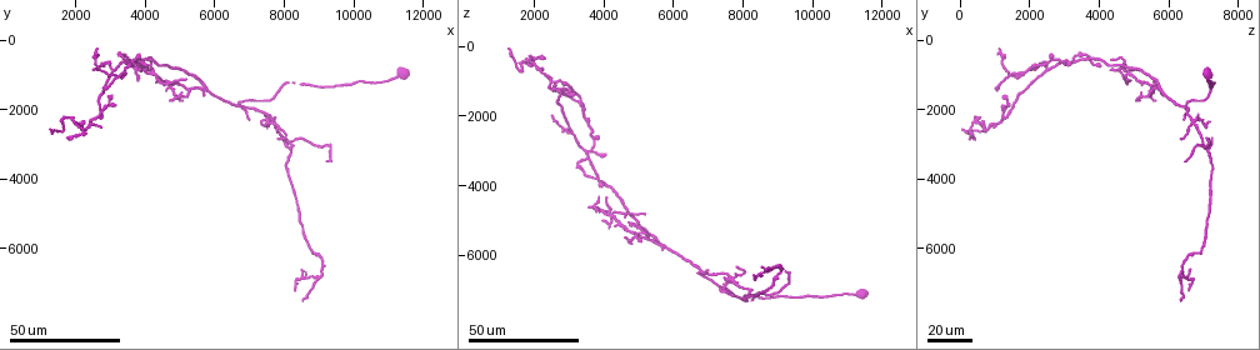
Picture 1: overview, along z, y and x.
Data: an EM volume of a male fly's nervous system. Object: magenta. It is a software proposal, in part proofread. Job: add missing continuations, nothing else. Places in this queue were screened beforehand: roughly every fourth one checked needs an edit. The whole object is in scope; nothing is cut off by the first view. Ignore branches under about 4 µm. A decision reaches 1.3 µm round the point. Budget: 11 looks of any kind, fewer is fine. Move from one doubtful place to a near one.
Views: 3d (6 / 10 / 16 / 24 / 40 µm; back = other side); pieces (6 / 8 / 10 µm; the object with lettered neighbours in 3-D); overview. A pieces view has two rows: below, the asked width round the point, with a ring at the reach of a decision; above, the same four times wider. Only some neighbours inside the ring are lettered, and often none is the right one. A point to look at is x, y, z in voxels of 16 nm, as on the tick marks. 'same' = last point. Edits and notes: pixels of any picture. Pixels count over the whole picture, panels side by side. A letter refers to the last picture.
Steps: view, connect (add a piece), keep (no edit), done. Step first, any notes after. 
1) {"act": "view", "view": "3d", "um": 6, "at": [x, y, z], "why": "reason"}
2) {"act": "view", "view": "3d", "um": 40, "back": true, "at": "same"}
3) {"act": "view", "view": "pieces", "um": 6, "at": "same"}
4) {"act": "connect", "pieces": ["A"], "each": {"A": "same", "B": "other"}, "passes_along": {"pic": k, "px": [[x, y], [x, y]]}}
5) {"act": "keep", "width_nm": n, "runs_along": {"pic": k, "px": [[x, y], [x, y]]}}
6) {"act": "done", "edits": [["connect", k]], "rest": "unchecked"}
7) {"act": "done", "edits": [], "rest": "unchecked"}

{"act": "view", "view": "3d", "um": 24, "at": [5700, 1600, 5900], "why": "thin end"}

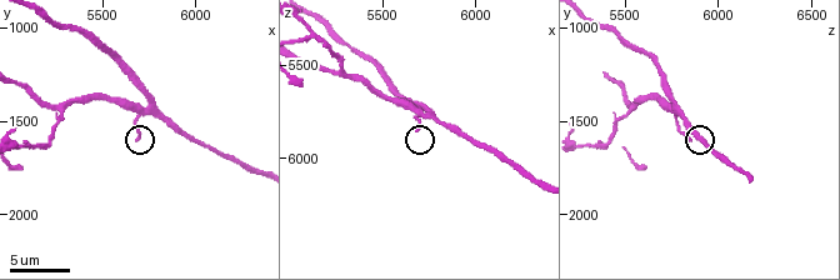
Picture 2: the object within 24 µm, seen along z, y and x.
{"act": "view", "view": "pieces", "um": 8, "at": [5700, 1580, 5860]}

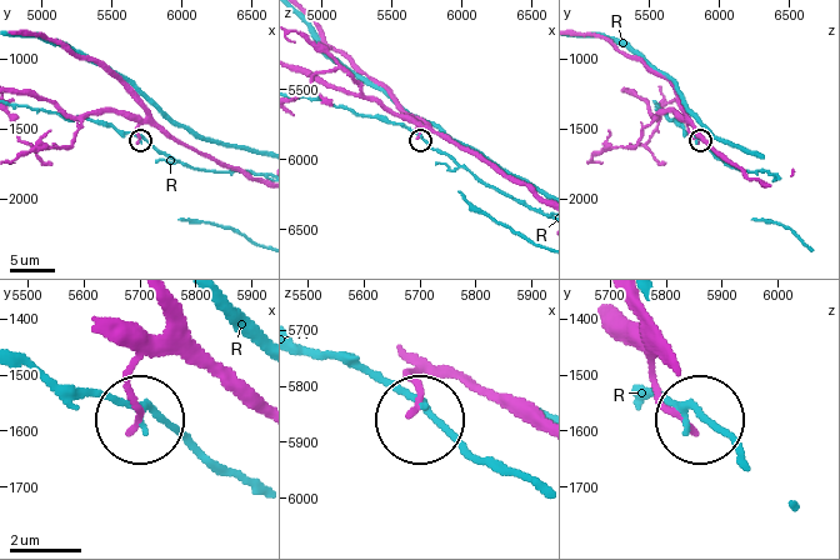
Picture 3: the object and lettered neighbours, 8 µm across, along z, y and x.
{"act": "keep", "each": {"R": "other"}, "runs_along": {"pic": 3, "px": [[674, 368], [654, 355], [656, 391], [686, 415]]}, "found": "no lettered piece goes on from it"}

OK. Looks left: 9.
{"act": "view", "view": "3d", "um": 40, "at": [5100, 1200, 4900], "why": "branch stops here"}

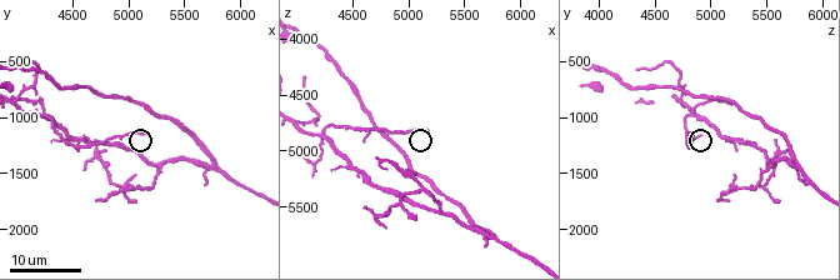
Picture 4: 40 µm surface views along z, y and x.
{"act": "view", "view": "pieces", "um": 8, "at": [5160, 1120, 4820], "why": "what lies round it"}

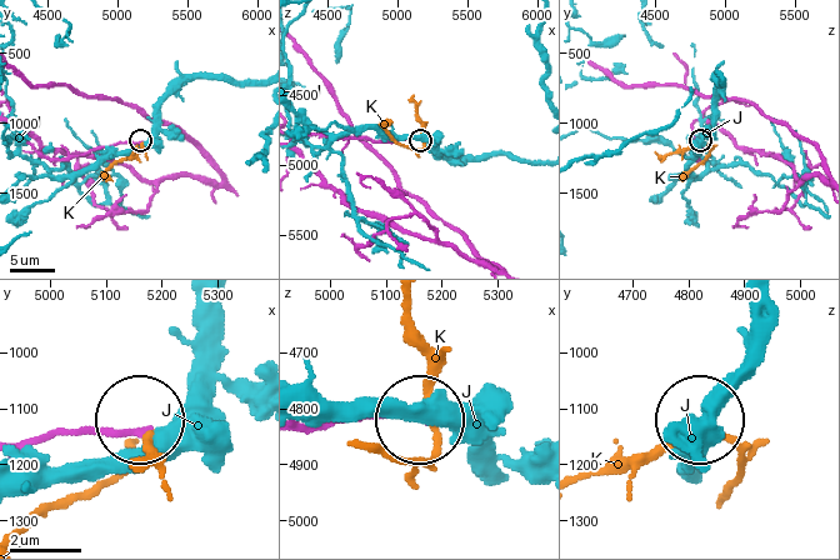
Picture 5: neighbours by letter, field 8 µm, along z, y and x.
{"act": "keep", "each": {"J": "other", "K": "other"}, "runs_along": {"pic": 5, "px": [[20, 125], [24, 139], [54, 159], [138, 141]]}, "found": "no lettered piece goes on from it"}

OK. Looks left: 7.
{"act": "view", "view": "3d", "um": 24, "at": [4600, 1480, 5500], "why": "an open end"}

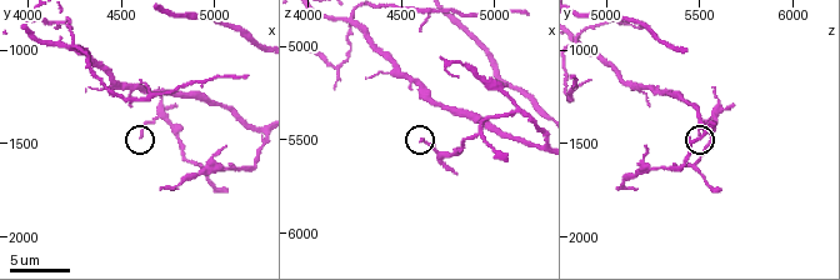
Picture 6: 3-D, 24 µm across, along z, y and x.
{"act": "view", "view": "pieces", "um": 10, "at": [4600, 1440, 5500], "why": "see the neighbours"}

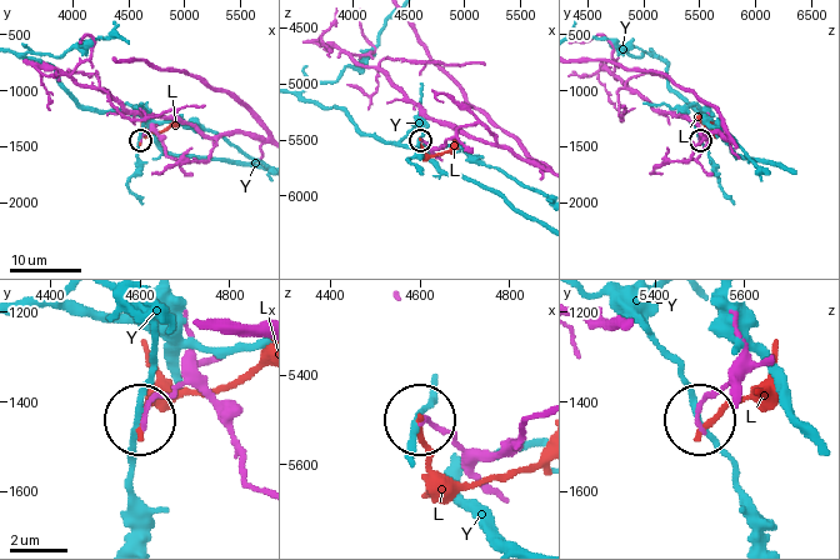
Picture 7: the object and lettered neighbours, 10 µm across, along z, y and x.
{"act": "keep", "width_nm": 150, "each": {"L": "other", "Y": "other"}, "runs_along": {"pic": 7, "px": [[259, 489], [223, 416], [186, 384], [151, 403], [144, 414]]}, "found": "none of them fits"}

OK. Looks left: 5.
{"act": "view", "view": "3d", "um": 24, "at": [7800, 2800, 6400]}

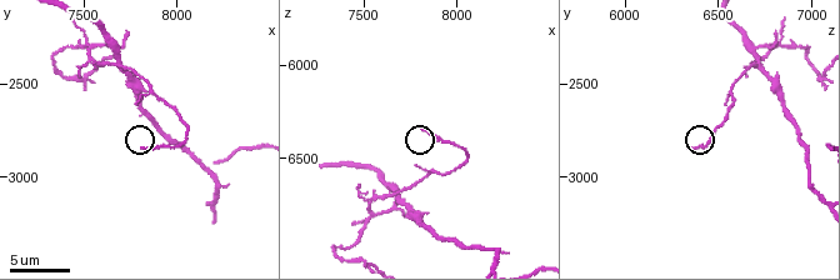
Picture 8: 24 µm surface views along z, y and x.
{"act": "view", "view": "pieces", "um": 6, "at": [7820, 2860, 6340]}

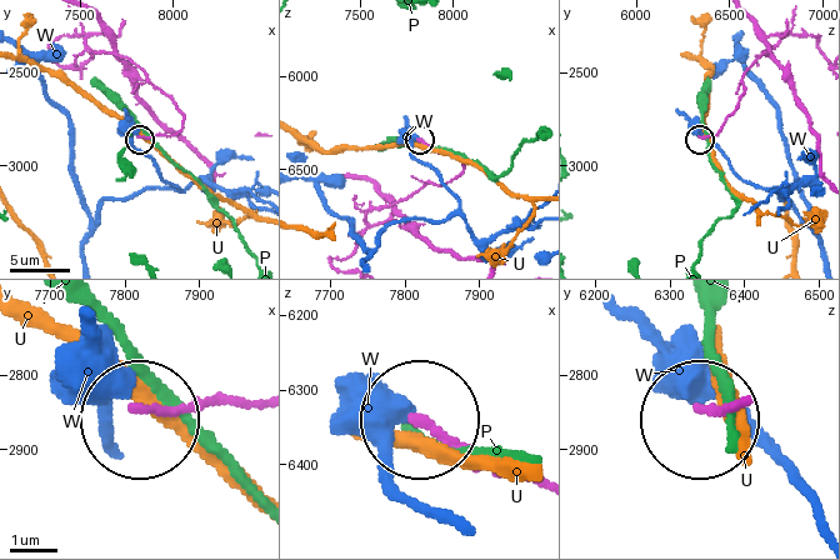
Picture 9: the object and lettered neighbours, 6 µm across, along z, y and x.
{"act": "keep", "each": {"P": "other", "U": "other", "W": "other"}, "runs_along": {"pic": 9, "px": [[251, 406], [148, 406]]}, "found": "no lettered piece goes on from it"}

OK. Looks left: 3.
{"act": "view", "view": "3d", "um": 40, "at": [8400, 7200, 6600], "why": "tapers out"}

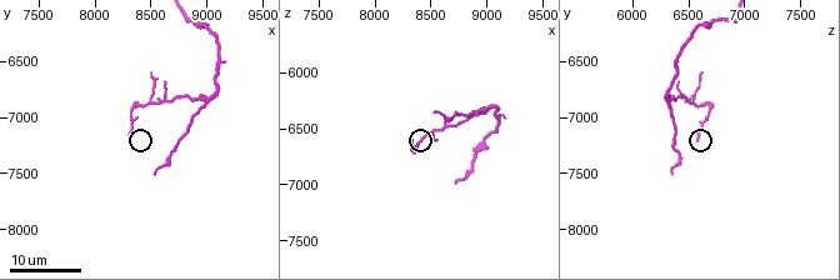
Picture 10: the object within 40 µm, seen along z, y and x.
{"act": "view", "view": "pieces", "um": 8, "at": [8300, 7180, 6580]}

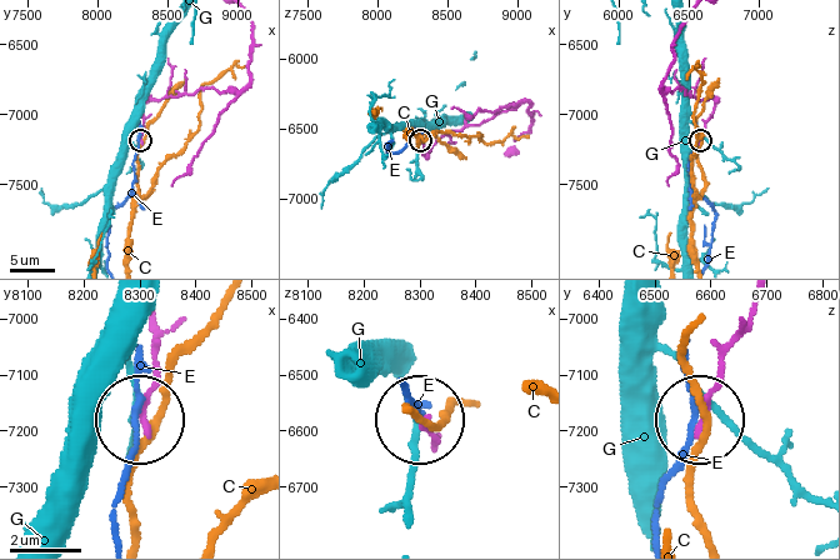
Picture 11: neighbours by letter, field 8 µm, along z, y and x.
{"act": "keep", "width_nm": 150, "each": {"C": "other", "E": "other", "G": "other"}, "found": "none of them fits"}

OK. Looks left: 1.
{"act": "done", "edits": [], "rest": "unchecked"}

